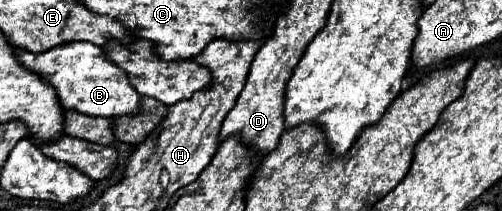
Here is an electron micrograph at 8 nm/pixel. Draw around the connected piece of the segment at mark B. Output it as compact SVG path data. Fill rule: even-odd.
M69 42L69 44L55 46L49 52L43 52L43 54L31 54L27 50L17 50L17 58L19 58L19 62L23 66L37 72L47 84L57 88L59 102L61 102L61 106L65 110L75 110L75 112L81 112L81 114L87 114L87 116L115 118L115 116L121 116L123 112L135 112L135 108L139 108L139 96L141 94L133 90L133 86L131 86L131 82L127 78L127 72L121 70L117 64L113 64L105 56L103 48L99 48L99 46L91 44L91 42Z

